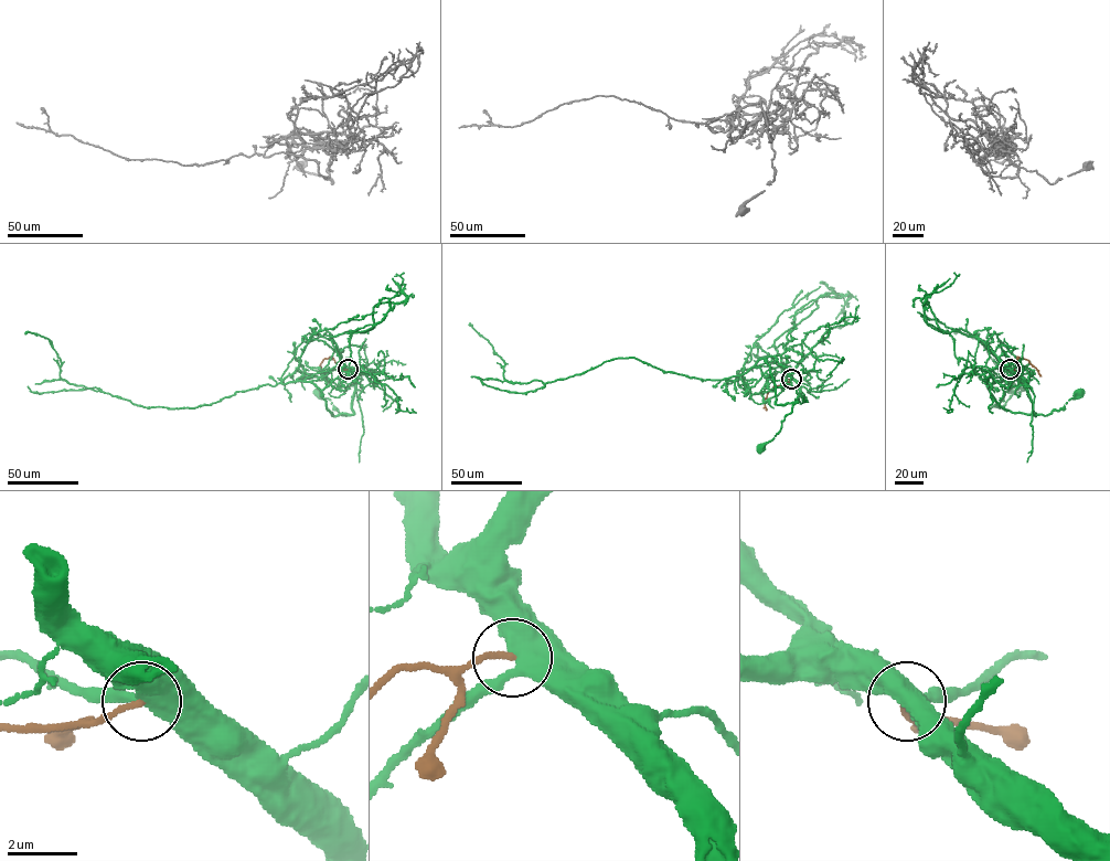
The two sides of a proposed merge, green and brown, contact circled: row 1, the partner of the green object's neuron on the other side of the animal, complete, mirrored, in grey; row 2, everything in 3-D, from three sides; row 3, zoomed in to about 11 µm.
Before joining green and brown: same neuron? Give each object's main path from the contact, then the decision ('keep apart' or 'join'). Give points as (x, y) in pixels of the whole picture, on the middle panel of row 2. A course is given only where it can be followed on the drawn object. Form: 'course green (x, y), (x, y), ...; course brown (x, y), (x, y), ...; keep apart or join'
course green (791, 379), (799, 385), (798, 402), (781, 422), (780, 431), (761, 449); course brown (791, 379), (770, 390), (764, 401), (766, 410); keep apart

